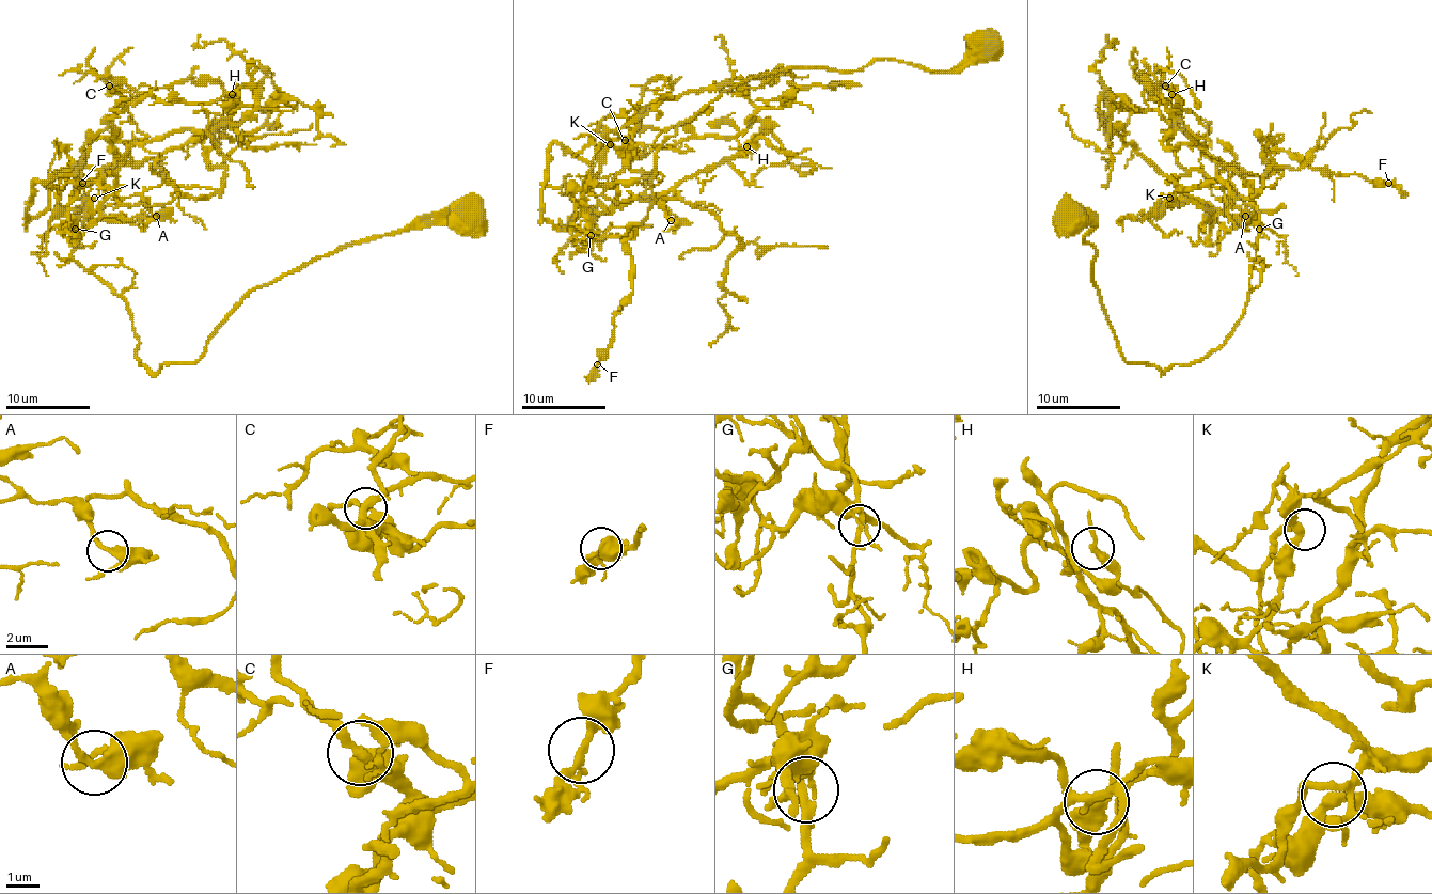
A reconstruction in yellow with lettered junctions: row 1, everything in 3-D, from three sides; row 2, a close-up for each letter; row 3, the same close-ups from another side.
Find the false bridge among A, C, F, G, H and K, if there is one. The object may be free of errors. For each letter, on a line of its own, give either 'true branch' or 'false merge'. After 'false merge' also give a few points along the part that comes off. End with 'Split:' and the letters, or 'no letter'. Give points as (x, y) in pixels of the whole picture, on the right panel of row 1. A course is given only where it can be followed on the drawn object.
A: true branch
C: true branch
F: true branch
G: true branch
H: true branch
K: true branch
Split: no letter

